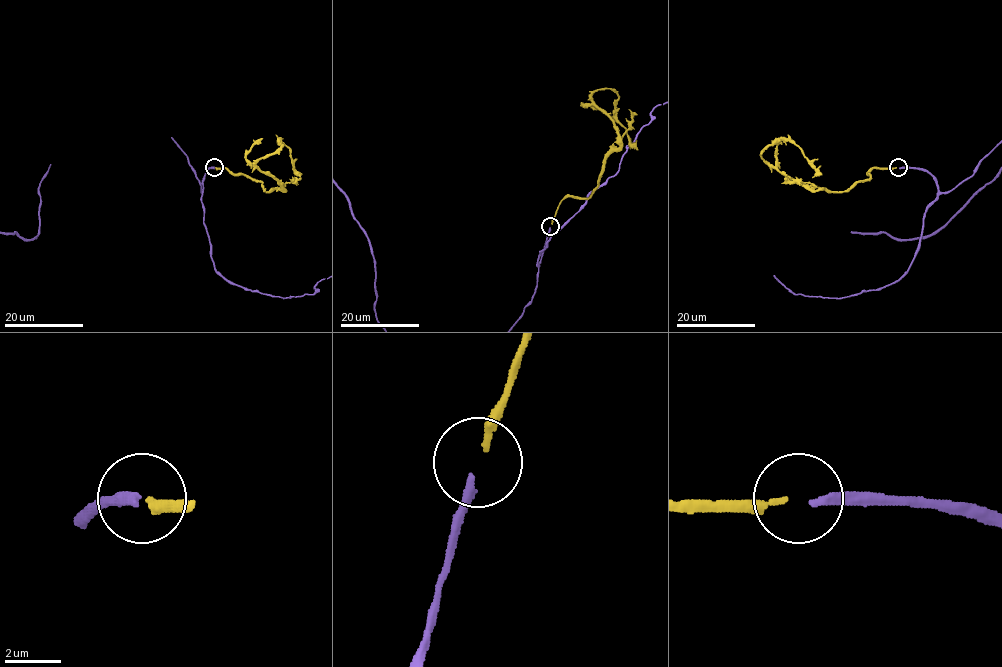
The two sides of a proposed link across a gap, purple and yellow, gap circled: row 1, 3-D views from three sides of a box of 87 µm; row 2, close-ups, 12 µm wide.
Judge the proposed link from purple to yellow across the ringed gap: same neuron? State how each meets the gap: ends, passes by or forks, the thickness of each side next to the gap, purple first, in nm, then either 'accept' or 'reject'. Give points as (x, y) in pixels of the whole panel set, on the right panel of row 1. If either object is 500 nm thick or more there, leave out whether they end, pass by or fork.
purple ends | yellow ends | 300/200 nm | accept

